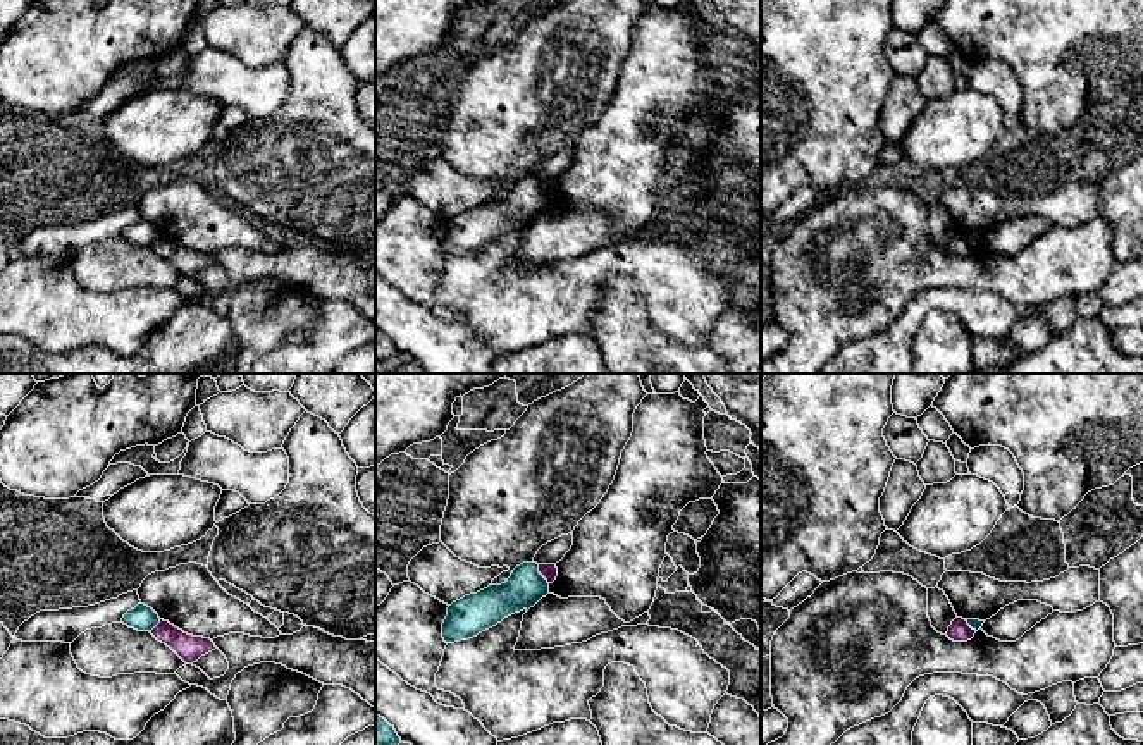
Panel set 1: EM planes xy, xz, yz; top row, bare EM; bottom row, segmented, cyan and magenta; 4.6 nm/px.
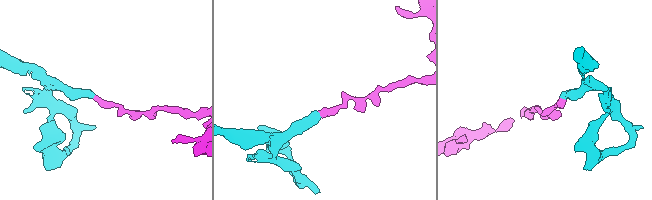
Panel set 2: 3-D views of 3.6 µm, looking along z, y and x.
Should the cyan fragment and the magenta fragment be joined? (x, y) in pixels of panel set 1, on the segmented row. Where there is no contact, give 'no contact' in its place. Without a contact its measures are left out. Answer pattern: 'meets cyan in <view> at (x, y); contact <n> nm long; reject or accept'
meets cyan in xz at (541, 575); contact 110 nm long; reject

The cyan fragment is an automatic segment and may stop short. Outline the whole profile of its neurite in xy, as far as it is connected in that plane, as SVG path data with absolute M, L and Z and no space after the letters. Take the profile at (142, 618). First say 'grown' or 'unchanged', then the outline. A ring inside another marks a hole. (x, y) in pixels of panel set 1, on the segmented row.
unchanged; M139 602L124 614L122 623L138 631L151 631L160 623L160 618L151 607Z

